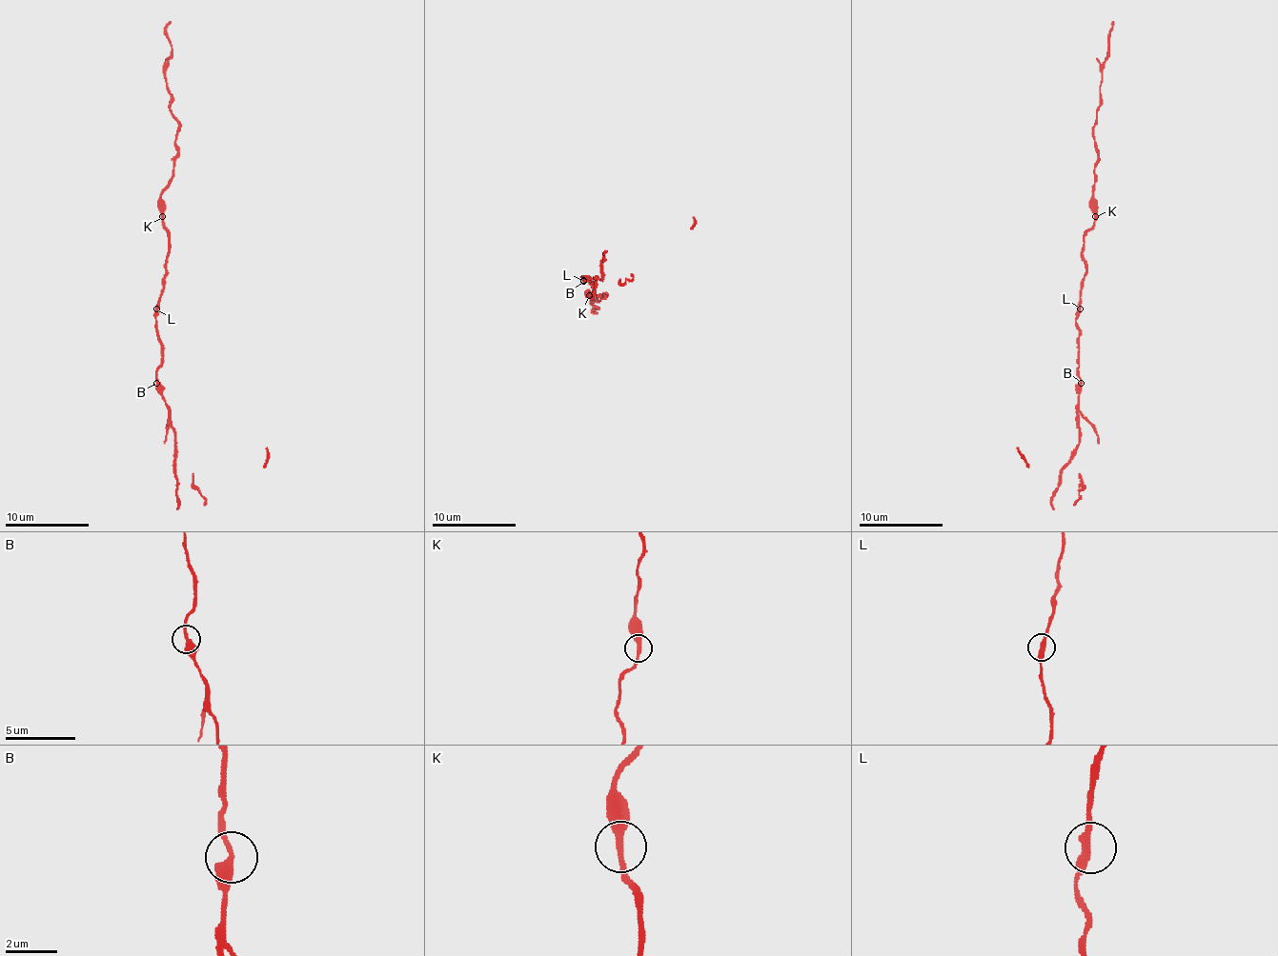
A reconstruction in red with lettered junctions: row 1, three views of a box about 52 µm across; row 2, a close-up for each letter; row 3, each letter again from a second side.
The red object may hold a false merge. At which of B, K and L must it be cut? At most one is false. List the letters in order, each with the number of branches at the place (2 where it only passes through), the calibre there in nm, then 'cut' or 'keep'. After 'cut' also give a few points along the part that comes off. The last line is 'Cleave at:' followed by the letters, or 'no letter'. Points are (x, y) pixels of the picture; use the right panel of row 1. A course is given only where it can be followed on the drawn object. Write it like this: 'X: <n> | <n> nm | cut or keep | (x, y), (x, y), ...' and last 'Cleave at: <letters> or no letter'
B: 2 | 360 nm | cut
K: 2 | 320 nm | keep
L: 2 | 320 nm | keep
Cleave at: B

